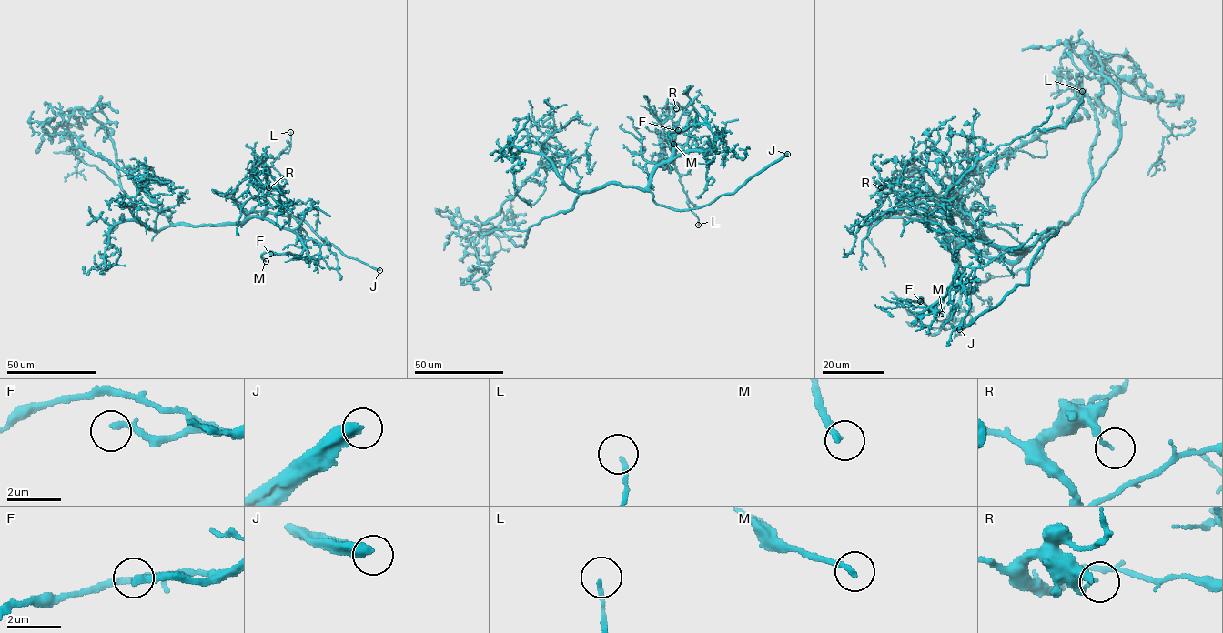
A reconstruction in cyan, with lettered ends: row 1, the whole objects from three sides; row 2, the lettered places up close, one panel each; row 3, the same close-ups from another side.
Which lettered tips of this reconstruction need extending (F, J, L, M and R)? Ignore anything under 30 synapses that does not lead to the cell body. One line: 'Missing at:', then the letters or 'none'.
Missing at: F, J

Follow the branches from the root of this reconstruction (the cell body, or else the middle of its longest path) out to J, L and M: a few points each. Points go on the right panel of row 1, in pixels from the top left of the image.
J: (1055, 233), (1029, 249), (1010, 253), (1032, 245), (1048, 228), (1057, 231), (1035, 256), (1028, 282), (959, 329)
L: (1055, 233), (1019, 253), (993, 247), (953, 225), (944, 196), (998, 146), (1036, 128), (1065, 127), (1082, 91)
M: (1055, 233), (1019, 253), (966, 242), (949, 289), (928, 306), (907, 301), (921, 297), (942, 314)

